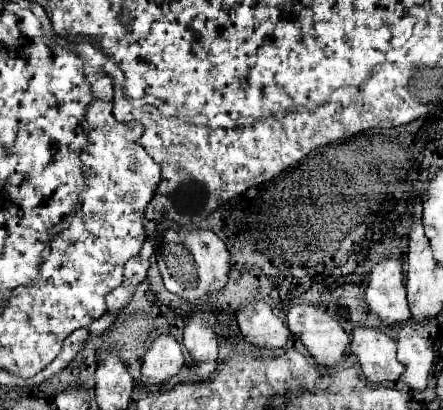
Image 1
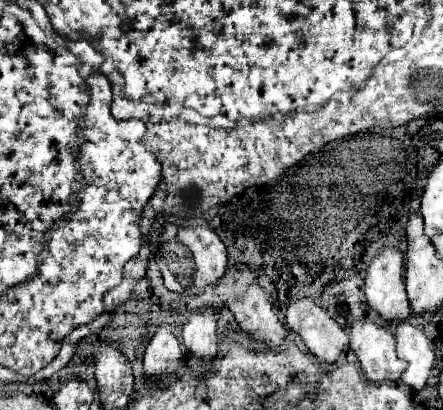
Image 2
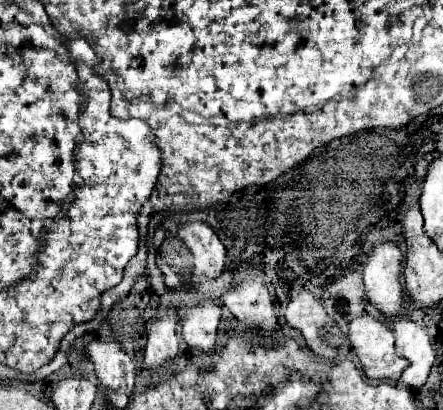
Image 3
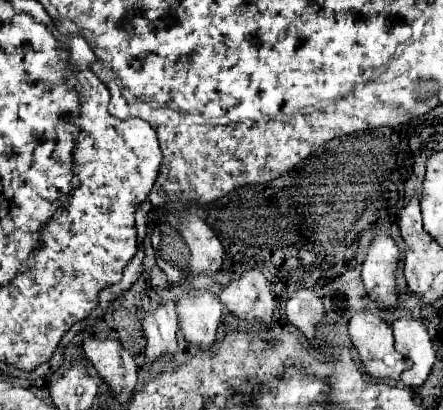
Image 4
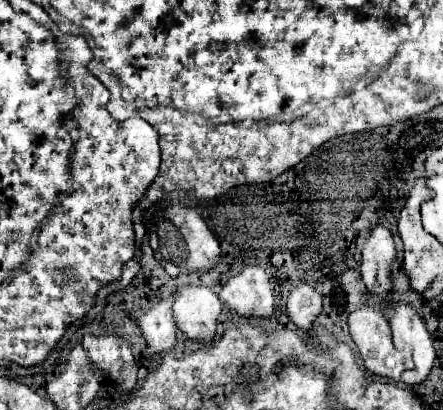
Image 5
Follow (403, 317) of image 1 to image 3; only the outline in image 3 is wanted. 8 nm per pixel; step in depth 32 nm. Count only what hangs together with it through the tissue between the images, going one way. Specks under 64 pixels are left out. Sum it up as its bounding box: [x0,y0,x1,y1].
[364,240,404,316]

